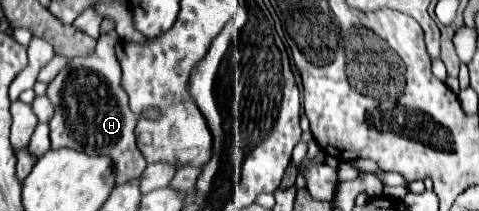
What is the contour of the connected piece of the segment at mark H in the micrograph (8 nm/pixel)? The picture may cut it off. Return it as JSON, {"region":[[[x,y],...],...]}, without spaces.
{"region":[[[106,33],[100,35],[96,51],[88,57],[74,57],[72,61],[66,63],[66,67],[48,83],[46,89],[46,97],[50,99],[50,103],[54,105],[56,113],[50,119],[50,147],[52,149],[74,149],[74,151],[84,151],[86,155],[108,155],[116,167],[116,185],[128,183],[130,179],[138,179],[142,175],[142,171],[146,169],[146,159],[140,153],[140,149],[136,147],[136,135],[134,135],[134,127],[136,127],[136,115],[130,111],[128,107],[128,95],[120,85],[120,63],[116,59],[116,43],[120,41],[118,33]]]}

